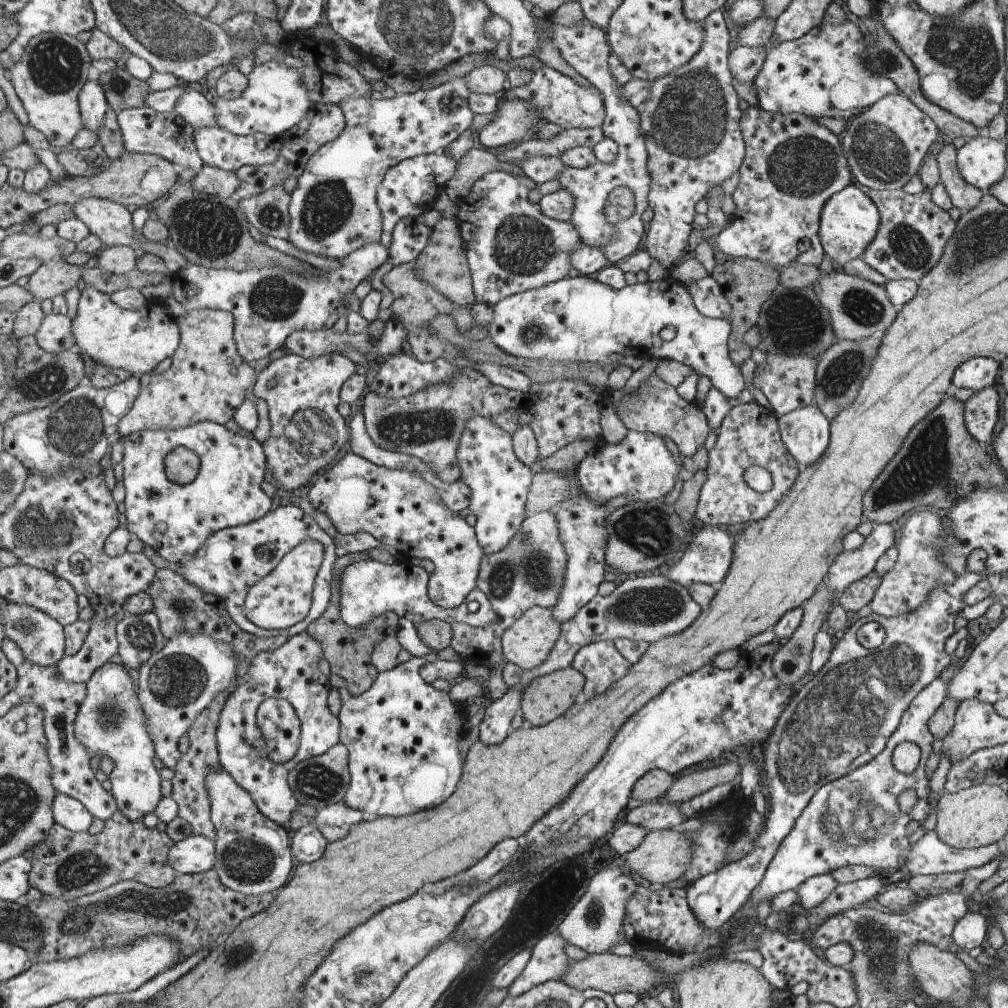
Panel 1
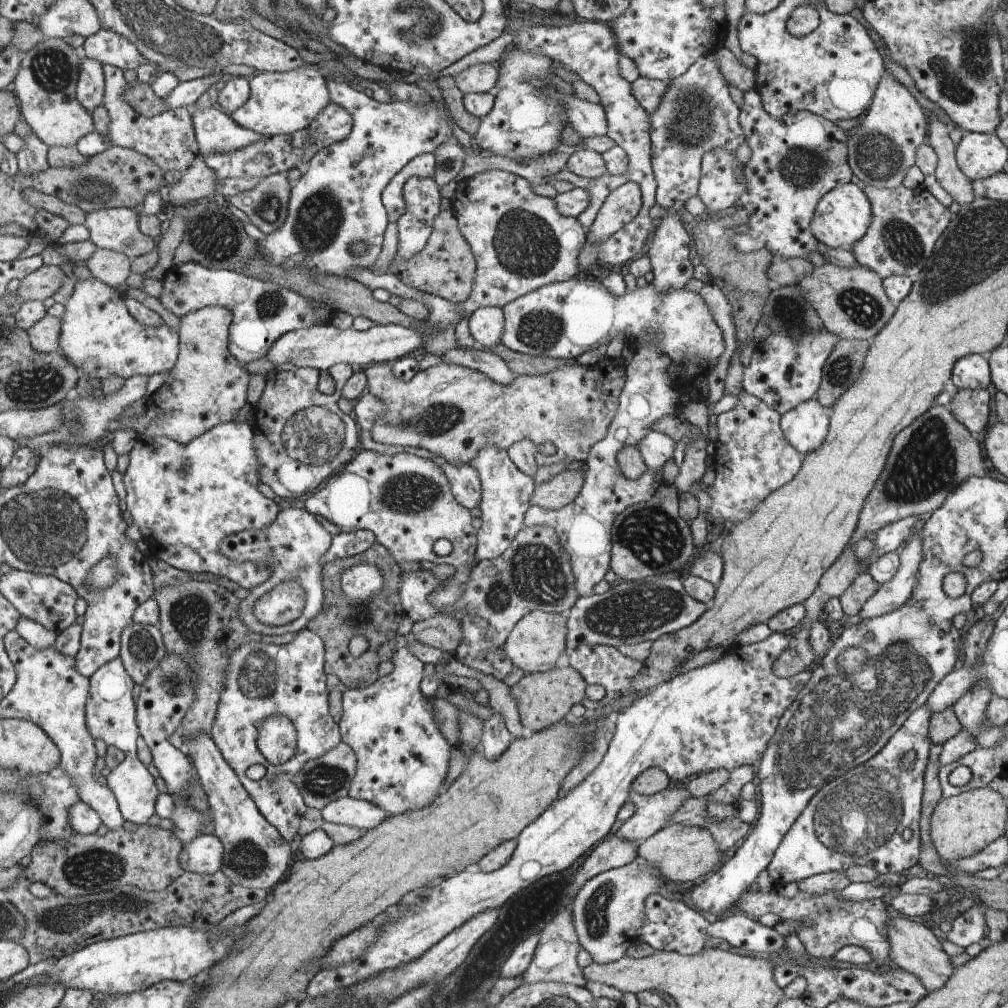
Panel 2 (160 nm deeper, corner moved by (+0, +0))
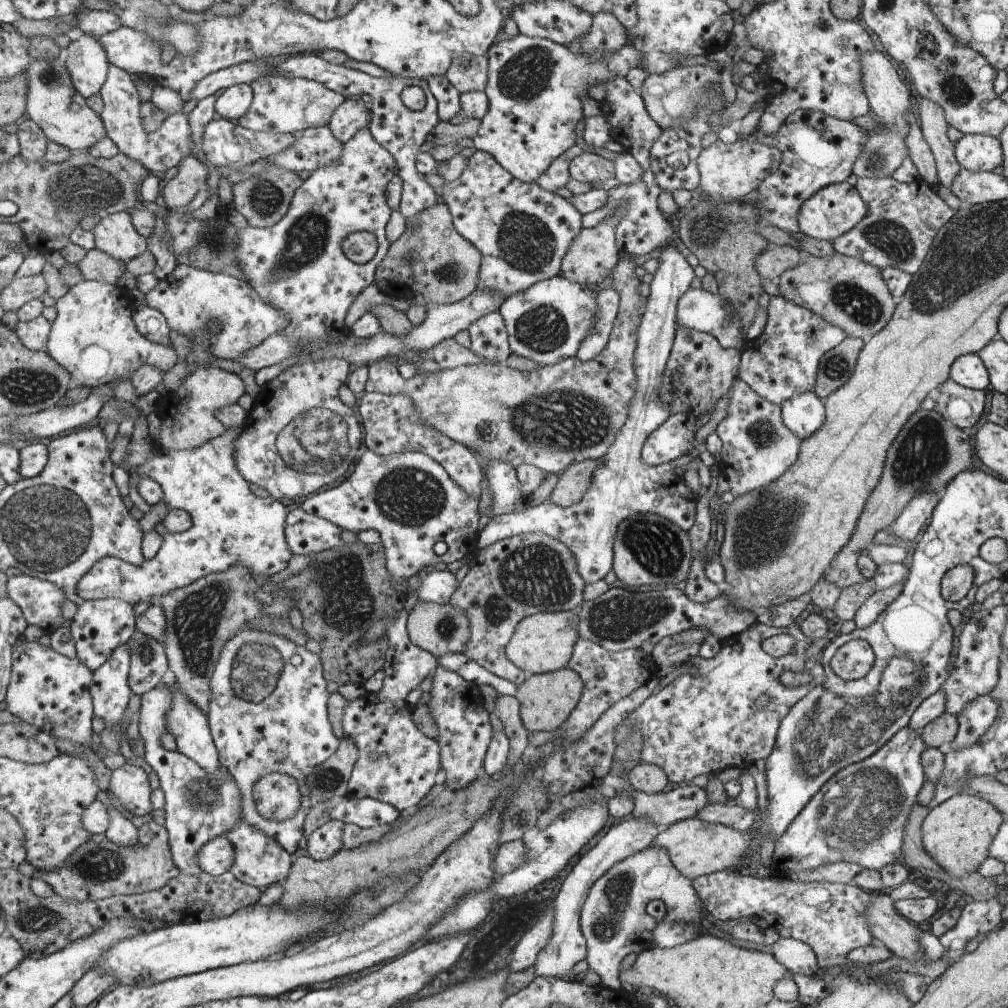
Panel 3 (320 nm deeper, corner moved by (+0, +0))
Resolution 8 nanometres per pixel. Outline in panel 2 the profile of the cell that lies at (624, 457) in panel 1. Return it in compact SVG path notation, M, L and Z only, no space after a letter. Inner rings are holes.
M652 430L637 447L648 469L662 470L666 460L674 452L674 439L666 433Z

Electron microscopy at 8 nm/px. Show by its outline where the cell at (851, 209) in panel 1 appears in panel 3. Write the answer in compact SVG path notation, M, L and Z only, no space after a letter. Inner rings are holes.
M847 181L834 183L816 191L800 206L796 215L800 232L818 240L832 242L841 234L848 232L866 214L867 206L855 186Z

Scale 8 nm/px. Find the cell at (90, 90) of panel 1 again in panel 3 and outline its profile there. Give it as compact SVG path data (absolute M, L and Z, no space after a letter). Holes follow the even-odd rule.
M83 33L67 48L66 67L75 89L85 99L99 92L110 68L106 49L99 37Z

